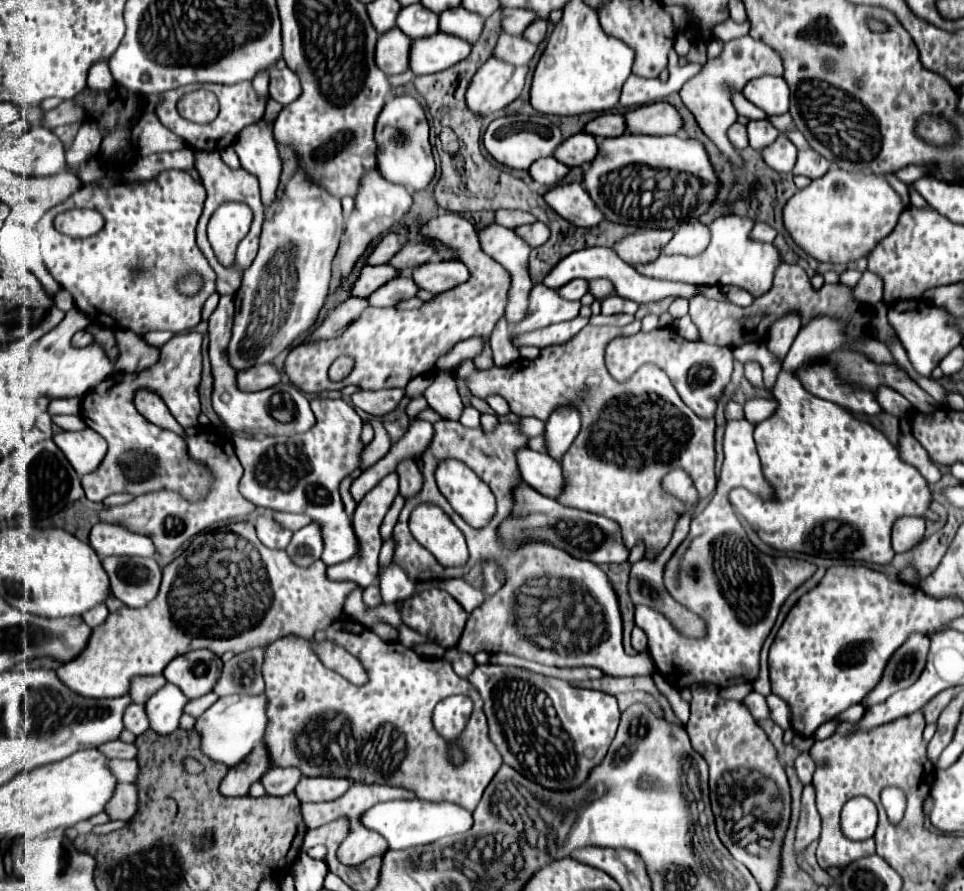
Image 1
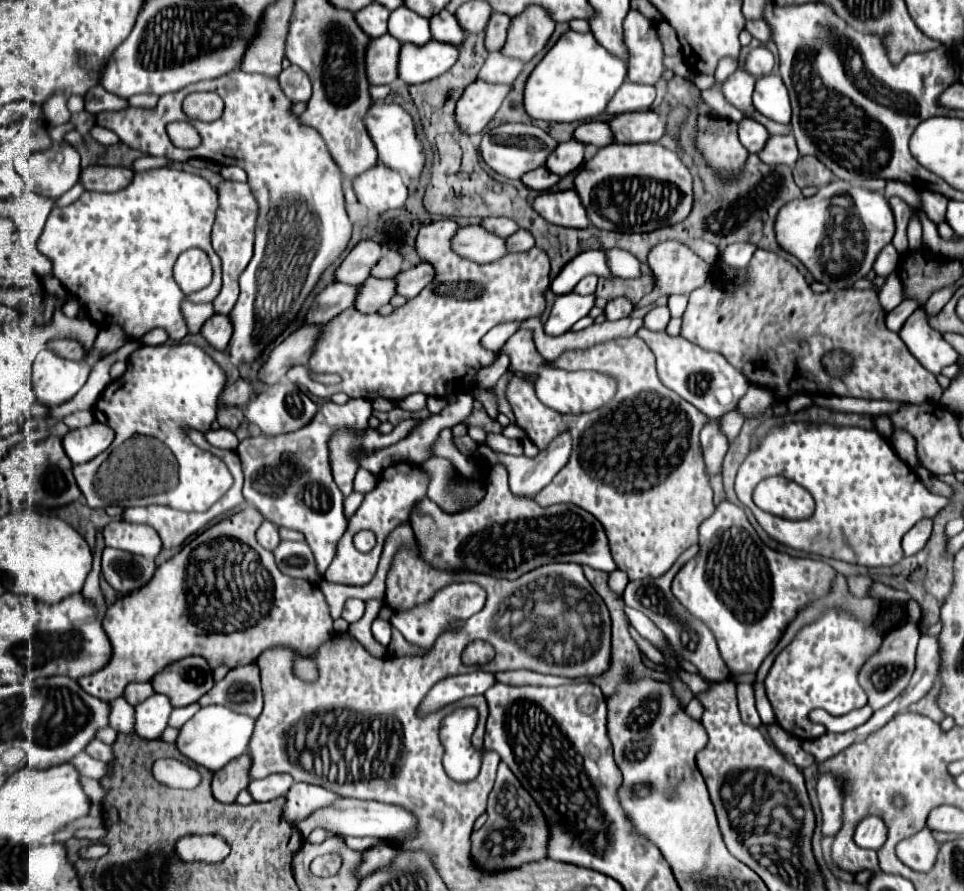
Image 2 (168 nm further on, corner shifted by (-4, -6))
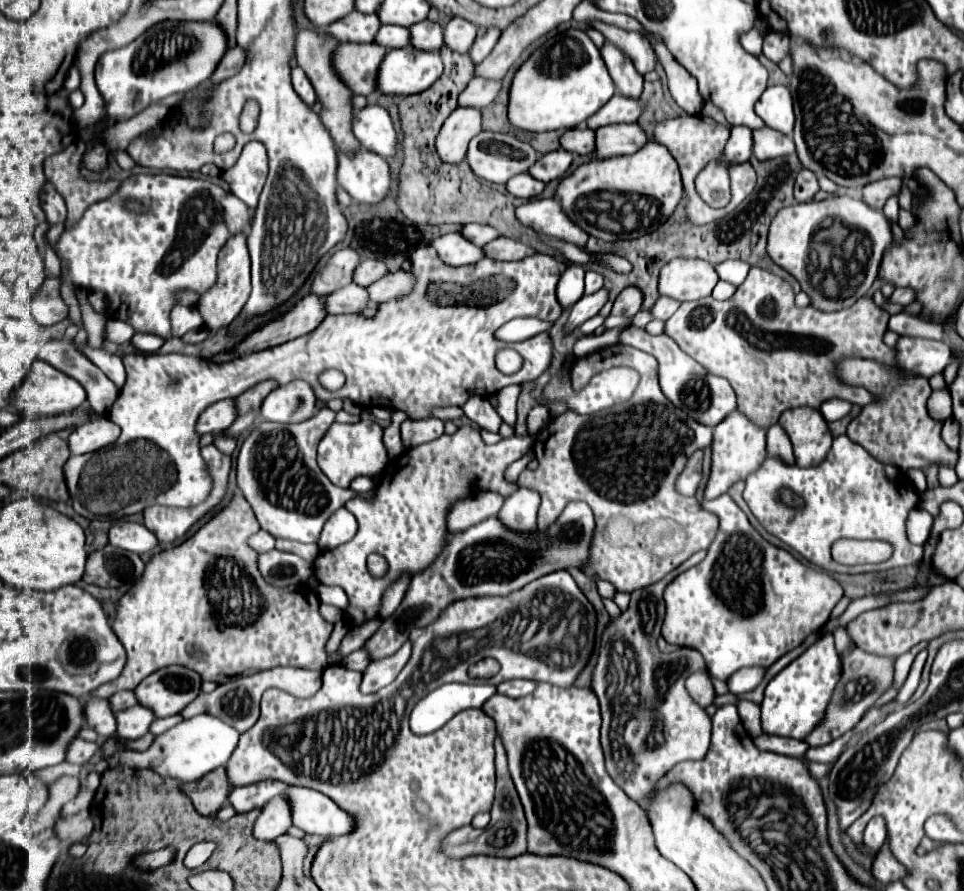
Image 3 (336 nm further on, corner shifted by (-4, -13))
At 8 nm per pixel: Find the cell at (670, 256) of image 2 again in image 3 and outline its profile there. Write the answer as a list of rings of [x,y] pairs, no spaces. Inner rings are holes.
[[[676,258],[660,272],[660,294],[680,302],[700,300],[712,294],[718,274],[710,262],[694,258]]]

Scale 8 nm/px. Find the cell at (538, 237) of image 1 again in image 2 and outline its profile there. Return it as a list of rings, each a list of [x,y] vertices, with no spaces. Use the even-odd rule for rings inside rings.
[[[518,229],[506,239],[506,245],[510,251],[530,251],[534,247],[534,235],[526,229]]]

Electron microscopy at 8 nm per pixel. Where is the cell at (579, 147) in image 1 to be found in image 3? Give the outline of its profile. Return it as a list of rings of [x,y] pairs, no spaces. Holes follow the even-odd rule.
[[[560,148],[560,150],[540,156],[538,162],[534,164],[534,168],[528,170],[528,174],[540,182],[550,182],[550,180],[562,178],[566,174],[566,170],[570,168],[570,164],[572,164],[572,154]]]

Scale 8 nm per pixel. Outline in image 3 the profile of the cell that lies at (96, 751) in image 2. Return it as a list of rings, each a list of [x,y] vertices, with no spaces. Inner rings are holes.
[[[74,738],[74,742],[70,742],[70,746],[66,750],[66,762],[84,764],[94,756],[96,750],[98,750],[96,742],[86,742],[82,738]]]

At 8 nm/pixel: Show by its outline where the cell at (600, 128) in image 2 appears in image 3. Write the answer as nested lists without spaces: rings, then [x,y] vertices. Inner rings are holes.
[[[590,128],[566,130],[560,138],[560,146],[568,152],[592,156],[594,154],[594,130],[590,130]]]

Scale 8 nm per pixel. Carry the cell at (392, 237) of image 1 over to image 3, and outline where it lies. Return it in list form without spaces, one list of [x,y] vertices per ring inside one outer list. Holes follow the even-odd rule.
[[[342,248],[330,256],[324,268],[314,276],[310,290],[318,296],[330,294],[352,282],[352,274],[360,262],[360,256],[352,248]]]

